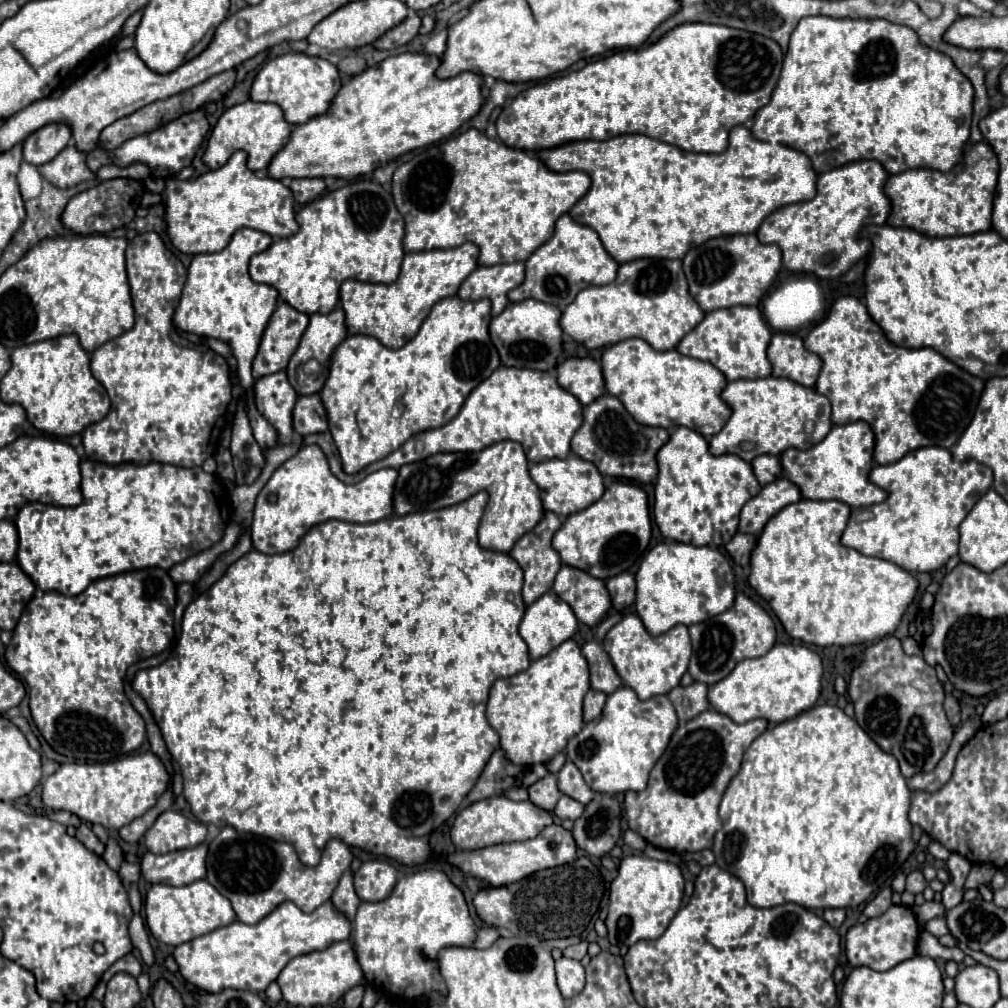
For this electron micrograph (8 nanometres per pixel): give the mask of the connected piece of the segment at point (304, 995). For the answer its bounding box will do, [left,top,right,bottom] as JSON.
[278,941,364,1007]

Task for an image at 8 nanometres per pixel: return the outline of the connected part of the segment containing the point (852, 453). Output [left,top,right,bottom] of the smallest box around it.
[780,421,886,509]

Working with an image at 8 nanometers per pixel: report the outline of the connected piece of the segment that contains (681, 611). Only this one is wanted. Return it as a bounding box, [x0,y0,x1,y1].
[636,541,734,635]

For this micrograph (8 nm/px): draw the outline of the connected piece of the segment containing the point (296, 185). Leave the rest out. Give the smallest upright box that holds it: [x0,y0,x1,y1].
[290,179,324,205]

